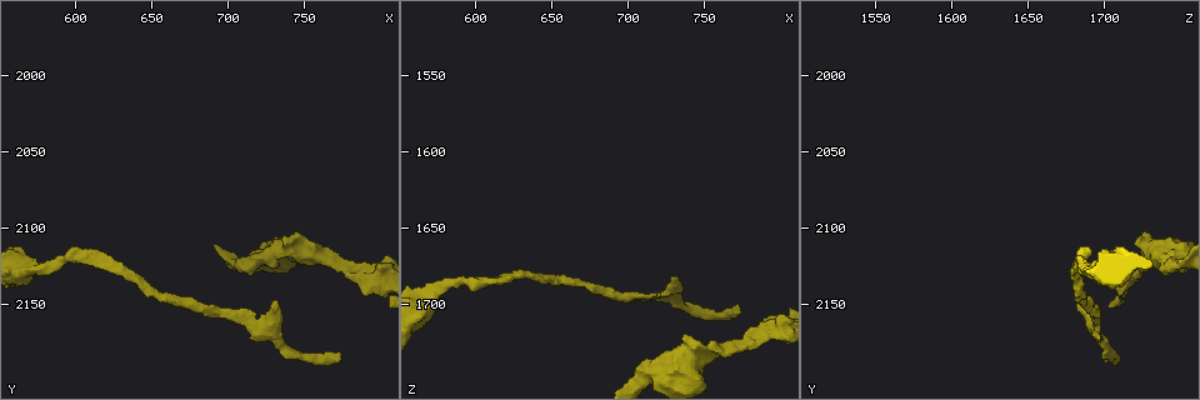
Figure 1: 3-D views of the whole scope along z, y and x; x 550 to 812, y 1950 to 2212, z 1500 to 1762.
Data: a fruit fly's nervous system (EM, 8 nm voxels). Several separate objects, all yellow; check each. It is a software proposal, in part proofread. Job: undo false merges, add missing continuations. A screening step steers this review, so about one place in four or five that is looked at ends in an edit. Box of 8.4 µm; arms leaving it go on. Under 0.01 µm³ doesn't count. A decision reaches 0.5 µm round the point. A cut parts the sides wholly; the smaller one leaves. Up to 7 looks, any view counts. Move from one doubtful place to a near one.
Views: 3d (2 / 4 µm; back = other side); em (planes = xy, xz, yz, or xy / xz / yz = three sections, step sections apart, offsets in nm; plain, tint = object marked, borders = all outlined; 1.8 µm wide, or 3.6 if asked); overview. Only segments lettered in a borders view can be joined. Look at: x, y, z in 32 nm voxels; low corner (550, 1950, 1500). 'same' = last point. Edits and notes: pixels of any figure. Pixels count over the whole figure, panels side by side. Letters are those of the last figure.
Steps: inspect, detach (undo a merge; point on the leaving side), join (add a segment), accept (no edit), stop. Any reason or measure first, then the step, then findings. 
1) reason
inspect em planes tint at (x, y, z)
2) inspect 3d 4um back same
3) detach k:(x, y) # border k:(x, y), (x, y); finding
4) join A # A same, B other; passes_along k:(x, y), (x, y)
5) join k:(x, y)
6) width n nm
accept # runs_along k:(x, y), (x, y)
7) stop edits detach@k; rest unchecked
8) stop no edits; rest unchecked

calibre changes
inspect 3d 4um at (570, 2126, 1694)

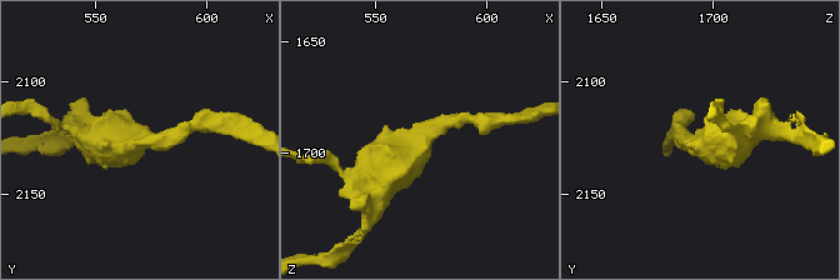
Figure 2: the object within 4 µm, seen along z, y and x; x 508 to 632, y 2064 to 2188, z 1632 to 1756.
inspect em 3.6um xz step 8 tint at (571, 2125, 1695)

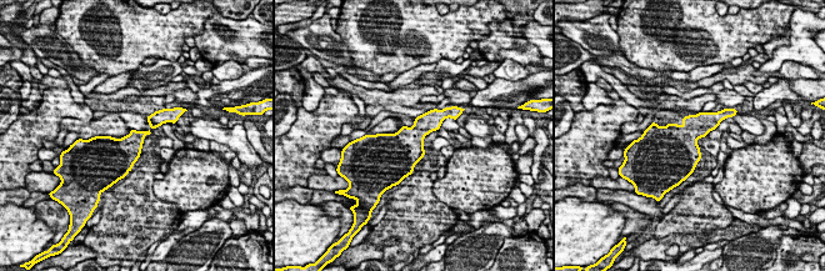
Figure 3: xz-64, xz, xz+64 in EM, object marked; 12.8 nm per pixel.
inspect em 3.6um xz step 8 borders same

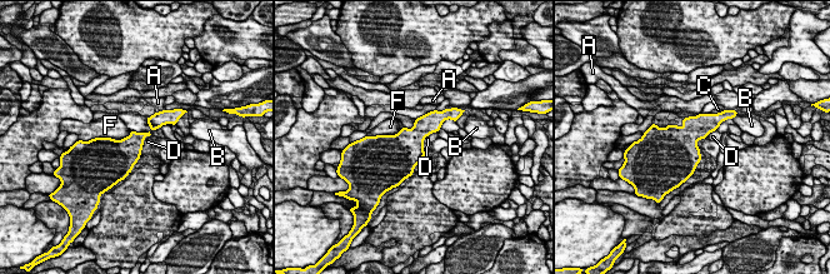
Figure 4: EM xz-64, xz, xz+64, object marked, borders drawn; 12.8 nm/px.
longest_contact F 500 nm
accept # A other, B other, C other, D other, F other; one neuron here

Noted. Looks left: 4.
free end
inspect 3d 4um at (732, 2146, 1682)

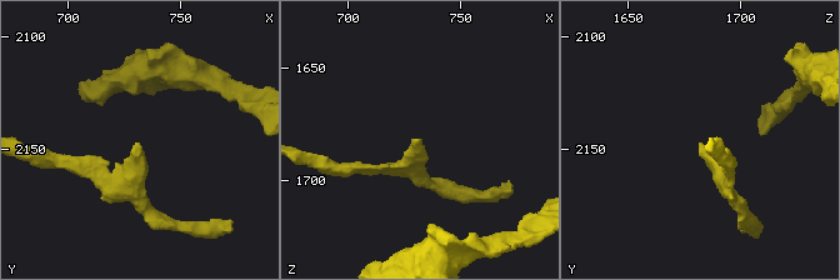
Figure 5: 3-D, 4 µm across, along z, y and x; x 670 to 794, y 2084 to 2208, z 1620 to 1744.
now the EM
inspect em yz step 8 borders at (730, 2148, 1683)

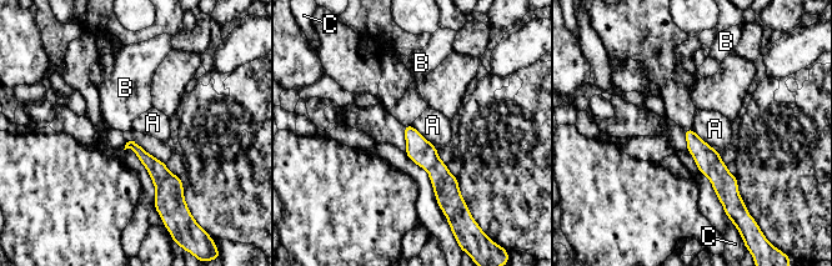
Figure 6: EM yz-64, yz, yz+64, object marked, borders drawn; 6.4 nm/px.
accept # A other, B other, C other; border 6:(693, 129), (718, 151); no lettered segment goes on from it

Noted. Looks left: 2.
branch stops here
inspect em xy step 16 tint at (772, 2184, 1702)

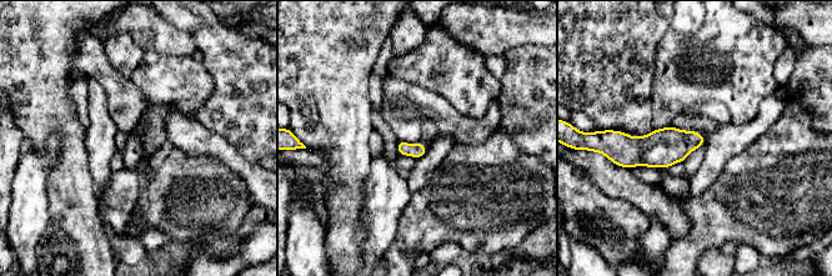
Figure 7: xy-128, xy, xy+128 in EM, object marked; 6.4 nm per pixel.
inspect em planes borders same

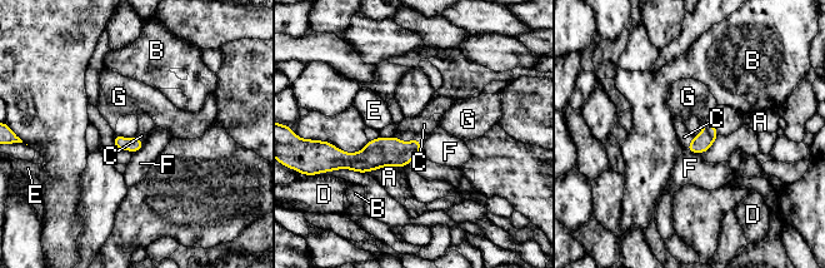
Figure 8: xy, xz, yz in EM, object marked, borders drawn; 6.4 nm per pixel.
join C # A other, B other, C same, D other, E other, F other, G other; passes_along 8:(701, 143), (690, 143), (684, 137); it goes on there

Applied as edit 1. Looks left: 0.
stop edits join@8; rest unchecked

